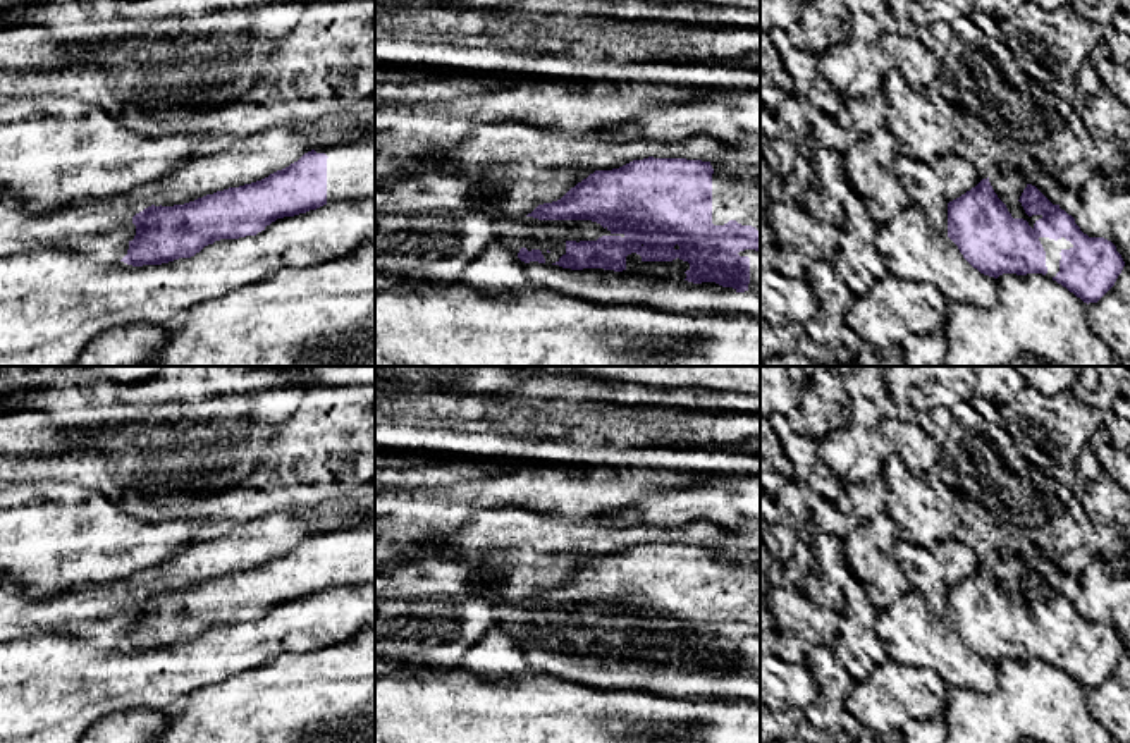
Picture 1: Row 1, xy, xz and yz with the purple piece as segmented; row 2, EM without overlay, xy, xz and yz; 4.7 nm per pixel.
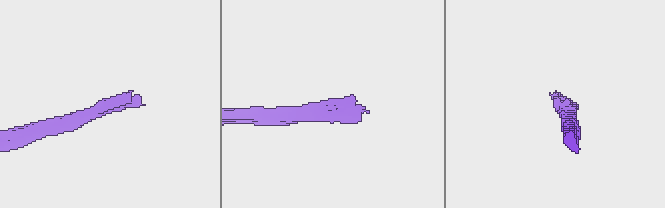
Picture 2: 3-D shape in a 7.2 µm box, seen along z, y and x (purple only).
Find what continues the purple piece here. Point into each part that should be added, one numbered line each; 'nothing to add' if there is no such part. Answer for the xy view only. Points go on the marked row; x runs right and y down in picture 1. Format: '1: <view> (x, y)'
1: xy (350, 167)

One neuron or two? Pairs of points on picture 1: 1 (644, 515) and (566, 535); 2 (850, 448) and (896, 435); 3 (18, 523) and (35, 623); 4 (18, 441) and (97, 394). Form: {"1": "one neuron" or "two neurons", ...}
{"1": "two neurons", "2": "one neuron", "3": "two neurons", "4": "two neurons"}

